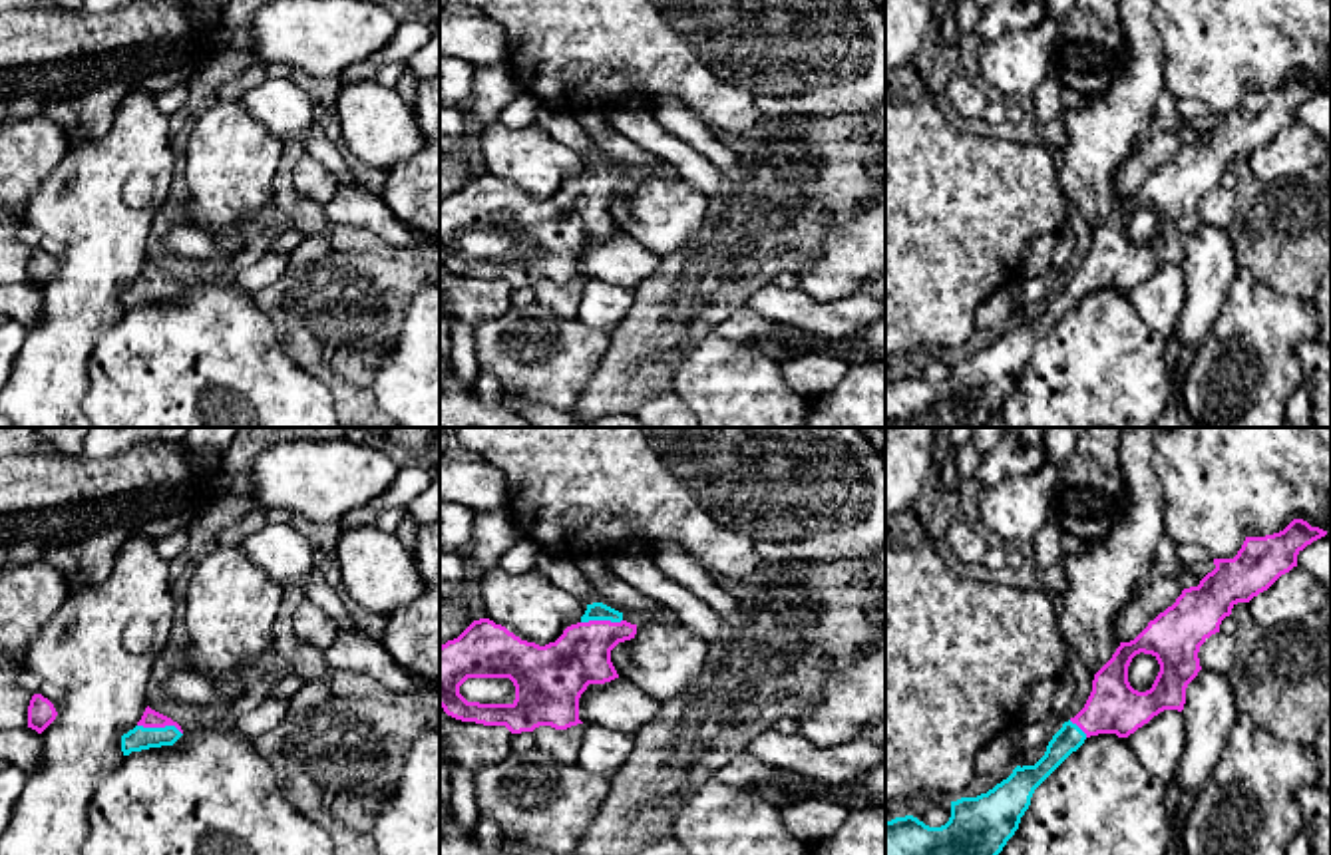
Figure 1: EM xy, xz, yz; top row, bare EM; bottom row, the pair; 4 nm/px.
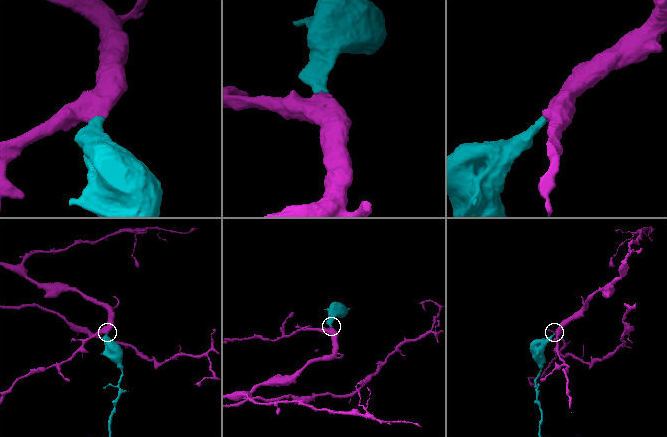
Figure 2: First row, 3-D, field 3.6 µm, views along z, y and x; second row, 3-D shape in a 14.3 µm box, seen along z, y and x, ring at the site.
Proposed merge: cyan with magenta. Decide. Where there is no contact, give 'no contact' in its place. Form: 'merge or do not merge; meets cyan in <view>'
merge; meets cyan in xy

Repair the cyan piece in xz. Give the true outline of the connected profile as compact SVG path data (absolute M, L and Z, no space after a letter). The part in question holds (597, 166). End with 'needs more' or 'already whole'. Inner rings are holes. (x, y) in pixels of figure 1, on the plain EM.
M603 157L587 159L581 175L545 201L521 195L489 173L474 175L458 193L440 201L440 260L456 274L505 280L511 288L533 286L539 280L567 284L583 278L579 274L579 253L587 241L619 233L611 205L635 189L637 179L627 177L623 167ZM468 233L509 233L515 241L515 255L511 258L468 256L460 249L460 241Z; needs more

